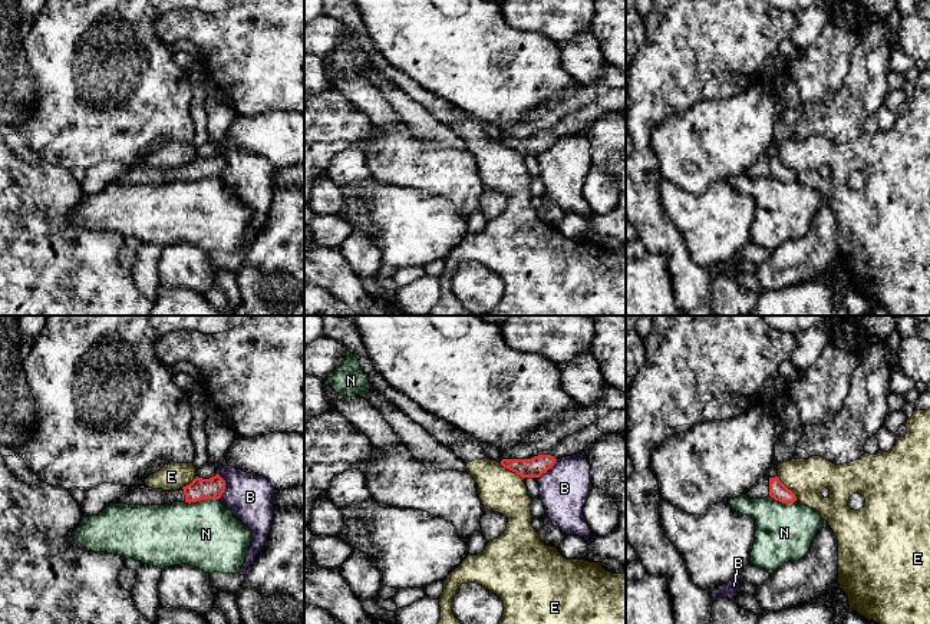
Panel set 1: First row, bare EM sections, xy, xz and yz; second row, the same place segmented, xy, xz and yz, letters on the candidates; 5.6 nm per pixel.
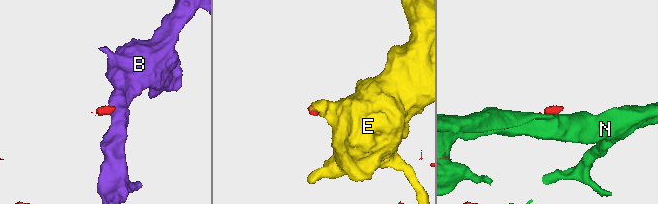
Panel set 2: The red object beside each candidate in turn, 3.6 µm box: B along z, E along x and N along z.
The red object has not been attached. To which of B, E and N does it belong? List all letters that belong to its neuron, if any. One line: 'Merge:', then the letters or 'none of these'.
Merge: none of these

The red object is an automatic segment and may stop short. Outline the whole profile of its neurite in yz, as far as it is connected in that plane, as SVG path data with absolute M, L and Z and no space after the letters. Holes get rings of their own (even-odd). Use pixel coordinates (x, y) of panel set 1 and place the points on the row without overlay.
M778 155L761 156L753 165L749 166L746 174L751 178L764 178L764 176L774 176L775 179L779 179L782 182L792 182L797 179L795 172L788 168Z

